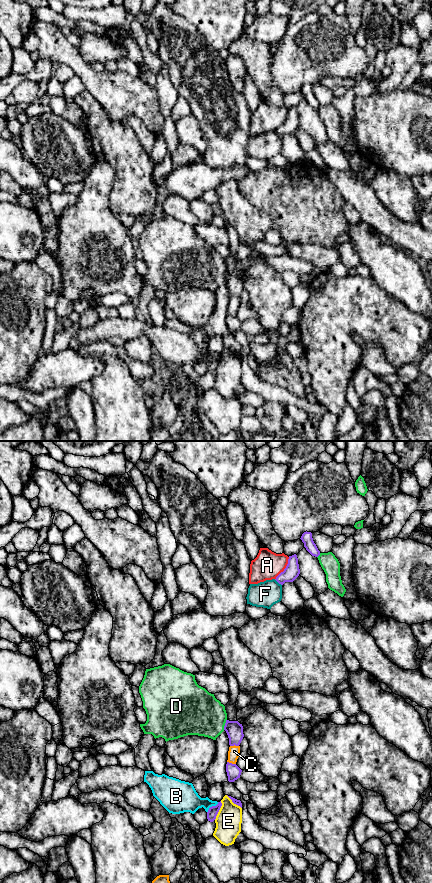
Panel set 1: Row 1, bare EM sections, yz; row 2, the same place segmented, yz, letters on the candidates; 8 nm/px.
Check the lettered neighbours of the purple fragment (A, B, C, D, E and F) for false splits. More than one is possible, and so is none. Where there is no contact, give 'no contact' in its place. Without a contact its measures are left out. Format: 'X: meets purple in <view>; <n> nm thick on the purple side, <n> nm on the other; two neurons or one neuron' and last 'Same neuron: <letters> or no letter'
A: meets purple in yz; 120 nm thick on the purple side, 220 nm on the other; two neurons
B: meets purple in yz; 80 nm thick on the purple side, 220 nm on the other; two neurons
C: meets purple in yz; 140 nm thick on the purple side, 90 nm on the other; two neurons
D: meets purple in yz; 140 nm thick on the purple side, 360 nm on the other; two neurons
E: meets purple in yz; 80 nm thick on the purple side, 220 nm on the other; two neurons
F: meets purple in yz; 120 nm thick on the purple side, 220 nm on the other; two neurons
Same neuron: no letter

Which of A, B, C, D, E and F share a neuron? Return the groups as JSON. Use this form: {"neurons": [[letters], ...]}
{"neurons": [["A"], ["B"], ["C"], ["D"], ["E"], ["F"]]}

